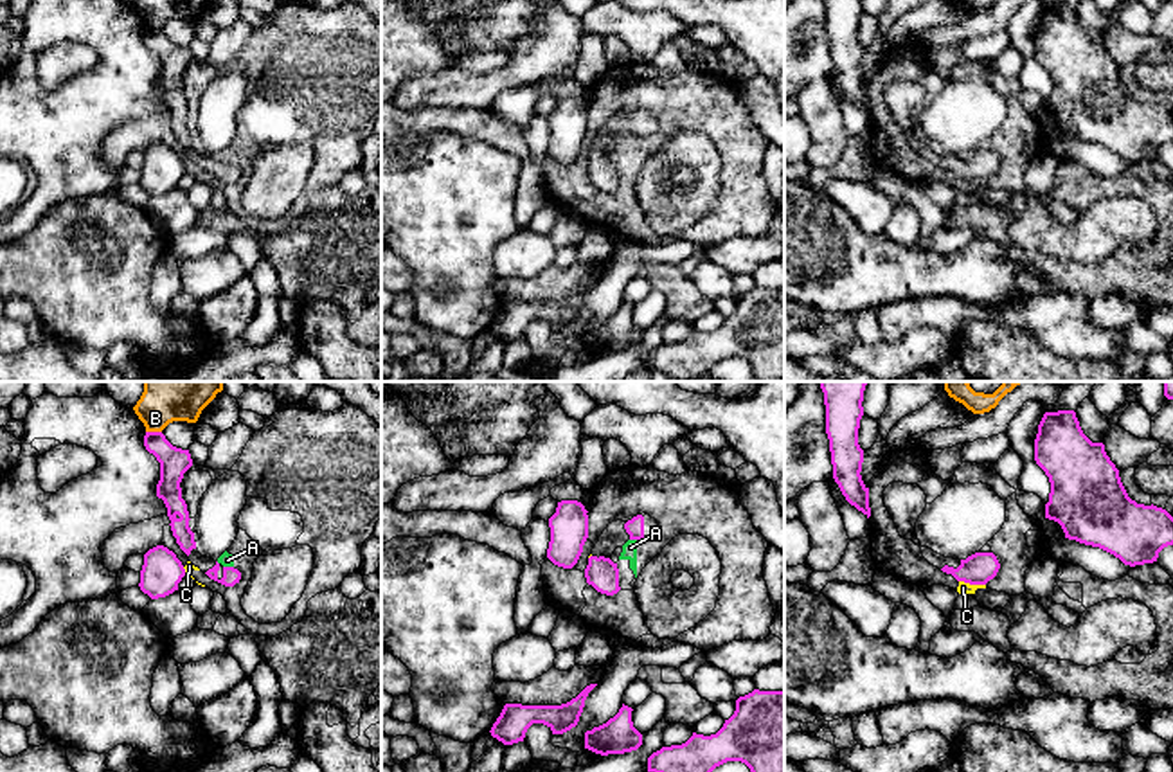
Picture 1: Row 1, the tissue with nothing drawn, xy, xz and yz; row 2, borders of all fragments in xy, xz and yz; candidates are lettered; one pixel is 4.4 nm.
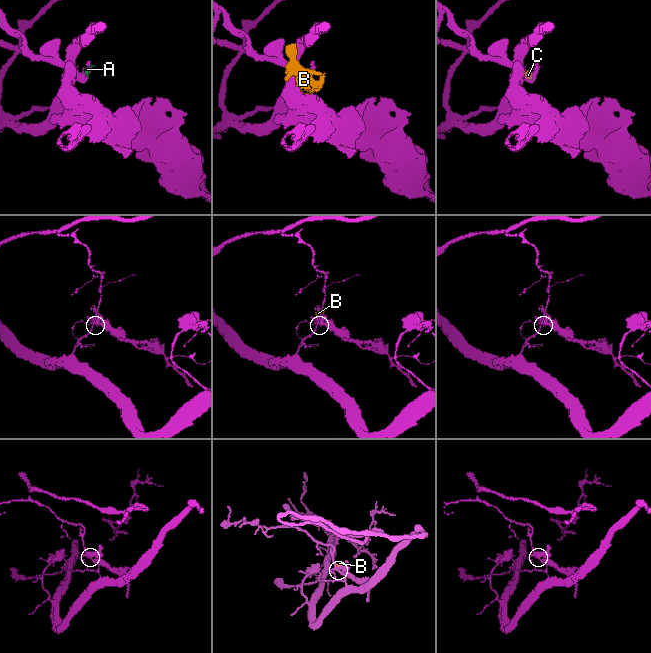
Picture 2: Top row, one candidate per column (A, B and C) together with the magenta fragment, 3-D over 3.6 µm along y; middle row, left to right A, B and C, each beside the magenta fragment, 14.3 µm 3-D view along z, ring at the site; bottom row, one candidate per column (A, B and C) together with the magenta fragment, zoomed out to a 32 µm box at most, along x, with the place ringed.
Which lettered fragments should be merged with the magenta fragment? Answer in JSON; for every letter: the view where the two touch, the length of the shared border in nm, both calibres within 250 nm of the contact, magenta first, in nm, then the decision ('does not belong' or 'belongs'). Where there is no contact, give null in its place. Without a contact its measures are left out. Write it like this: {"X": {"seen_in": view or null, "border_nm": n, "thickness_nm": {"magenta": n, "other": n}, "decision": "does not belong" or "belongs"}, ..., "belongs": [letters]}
{"A": {"seen_in": "xz", "border_nm": 40, "thickness_nm": {"magenta": 80, "other": 60}, "decision": "does not belong"}, "B": {"seen_in": "xy", "border_nm": 70, "thickness_nm": {"magenta": 130, "other": 130}, "decision": "does not belong"}, "C": {"seen_in": "yz", "border_nm": 120, "thickness_nm": {"magenta": 140, "other": 50}, "decision": "does not belong"}, "belongs": []}

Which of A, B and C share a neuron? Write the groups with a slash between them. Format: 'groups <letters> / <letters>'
groups A C / B

